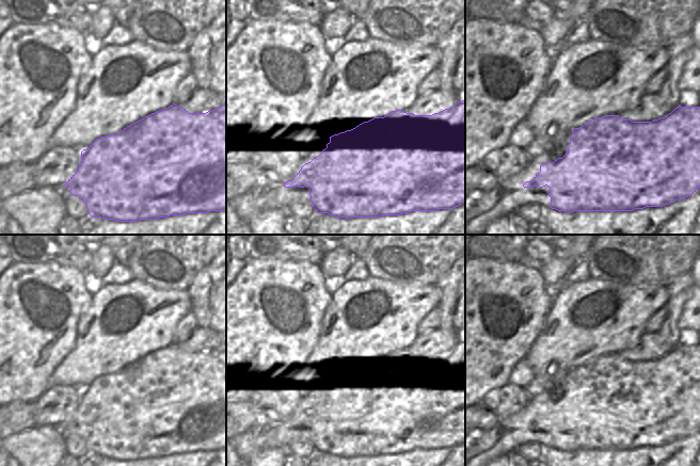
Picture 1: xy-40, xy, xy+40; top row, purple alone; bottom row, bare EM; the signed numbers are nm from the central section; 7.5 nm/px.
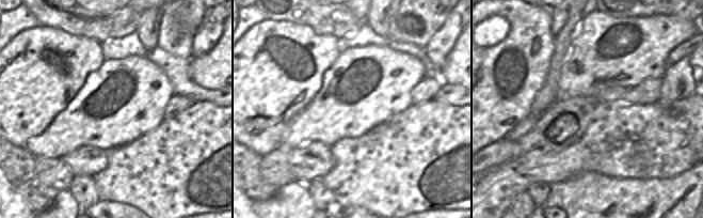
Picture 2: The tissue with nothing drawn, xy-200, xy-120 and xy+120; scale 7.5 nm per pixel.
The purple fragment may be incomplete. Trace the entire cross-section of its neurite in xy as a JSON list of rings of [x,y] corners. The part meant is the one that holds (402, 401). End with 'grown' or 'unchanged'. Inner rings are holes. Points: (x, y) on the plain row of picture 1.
[[[465,339],[459,340],[449,348],[432,354],[415,354],[402,349],[392,350],[384,356],[375,356],[364,360],[351,369],[330,375],[330,381],[322,391],[305,402],[297,414],[284,422],[285,427],[304,427],[308,424],[312,445],[318,452],[328,452],[336,456],[379,456],[381,454],[400,454],[411,450],[436,450],[454,448],[465,441]]] | unchanged

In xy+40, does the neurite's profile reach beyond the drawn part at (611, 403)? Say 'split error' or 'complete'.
complete

